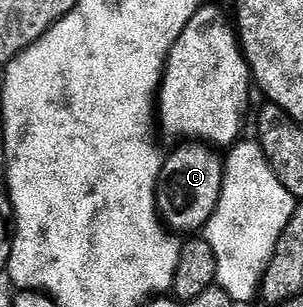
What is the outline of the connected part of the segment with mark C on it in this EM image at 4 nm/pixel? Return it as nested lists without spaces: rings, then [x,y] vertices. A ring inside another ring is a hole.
[[[185,143],[181,149],[175,149],[166,154],[163,166],[159,172],[159,182],[155,188],[155,207],[166,228],[176,234],[195,235],[206,230],[209,219],[221,199],[223,186],[223,157],[215,154],[212,148],[203,143]]]

